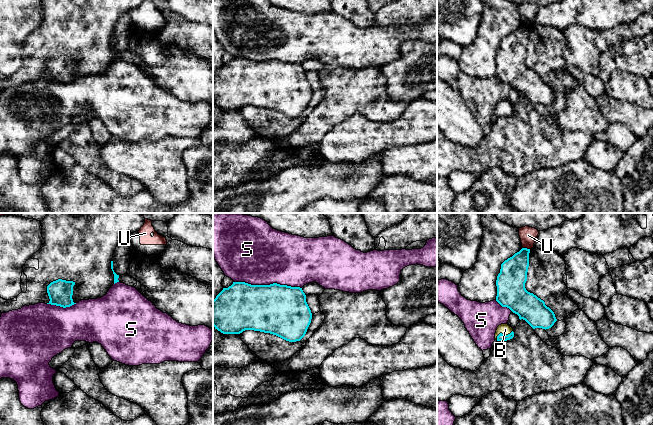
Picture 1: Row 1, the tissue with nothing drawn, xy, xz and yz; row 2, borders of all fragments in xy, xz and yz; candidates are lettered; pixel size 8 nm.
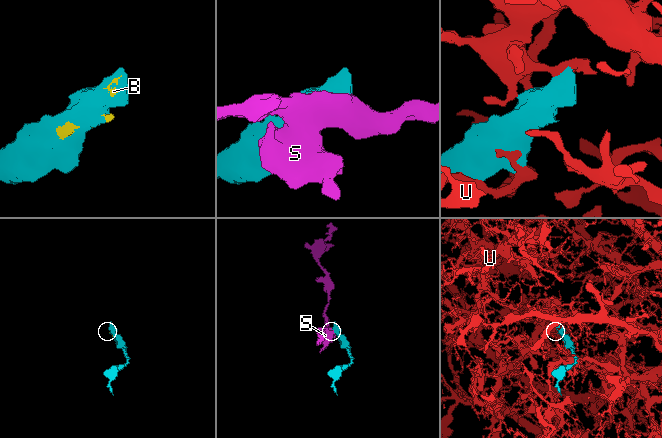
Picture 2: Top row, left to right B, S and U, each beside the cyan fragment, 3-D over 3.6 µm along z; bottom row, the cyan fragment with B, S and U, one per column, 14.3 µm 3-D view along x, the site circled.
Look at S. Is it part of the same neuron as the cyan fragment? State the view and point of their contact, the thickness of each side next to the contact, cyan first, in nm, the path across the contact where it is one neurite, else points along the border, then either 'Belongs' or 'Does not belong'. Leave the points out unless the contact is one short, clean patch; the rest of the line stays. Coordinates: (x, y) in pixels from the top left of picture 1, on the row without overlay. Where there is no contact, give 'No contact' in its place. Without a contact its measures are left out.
Touches cyan at xz (268, 61). Thickness 420 nm (cyan) against 480 nm. Does not belong

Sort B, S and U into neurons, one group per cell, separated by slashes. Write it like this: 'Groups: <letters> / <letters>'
Groups: B / S / U

